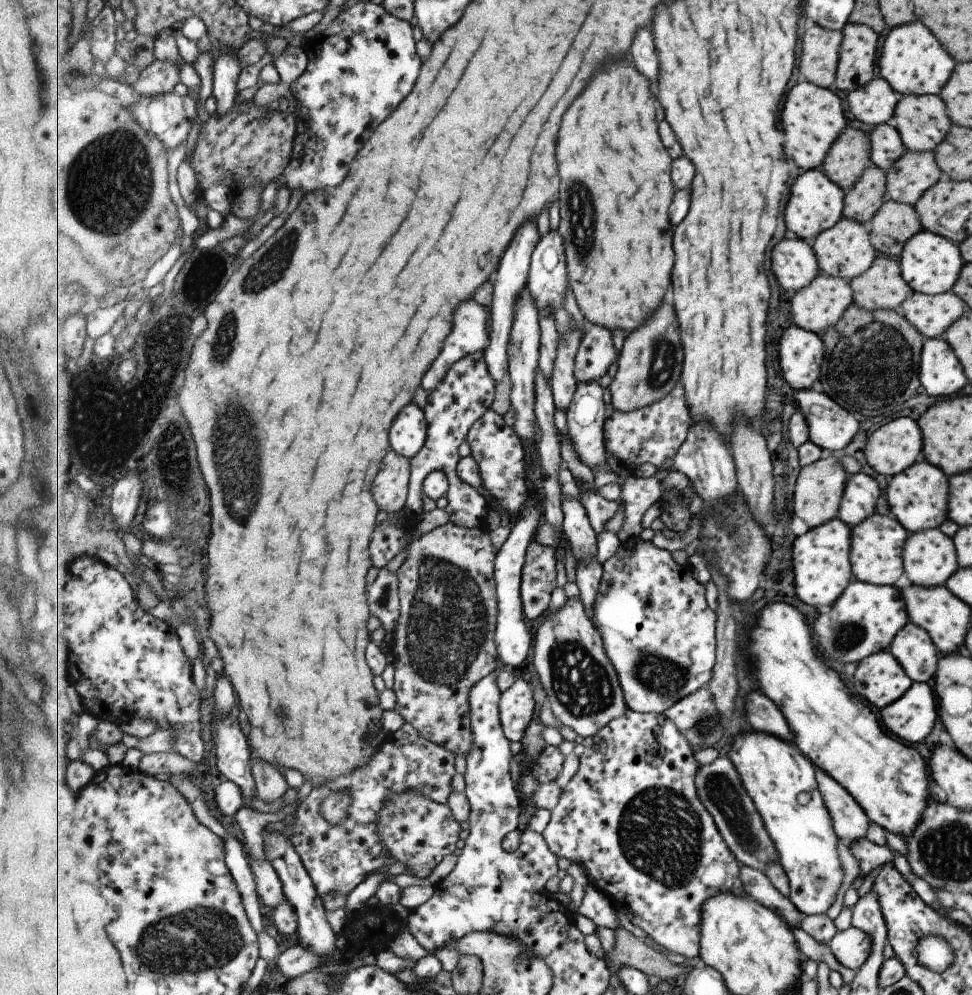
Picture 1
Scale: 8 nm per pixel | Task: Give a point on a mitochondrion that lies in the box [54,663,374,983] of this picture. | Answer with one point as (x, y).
(201, 938)

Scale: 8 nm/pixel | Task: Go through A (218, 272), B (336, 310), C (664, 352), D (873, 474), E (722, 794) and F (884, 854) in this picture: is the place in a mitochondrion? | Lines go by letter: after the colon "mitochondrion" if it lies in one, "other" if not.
A: mitochondrion
B: other
C: mitochondrion
D: other
E: mitochondrion
F: other

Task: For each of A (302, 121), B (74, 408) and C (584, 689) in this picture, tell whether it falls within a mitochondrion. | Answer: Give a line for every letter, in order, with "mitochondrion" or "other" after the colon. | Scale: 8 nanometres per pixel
A: other
B: mitochondrion
C: mitochondrion

